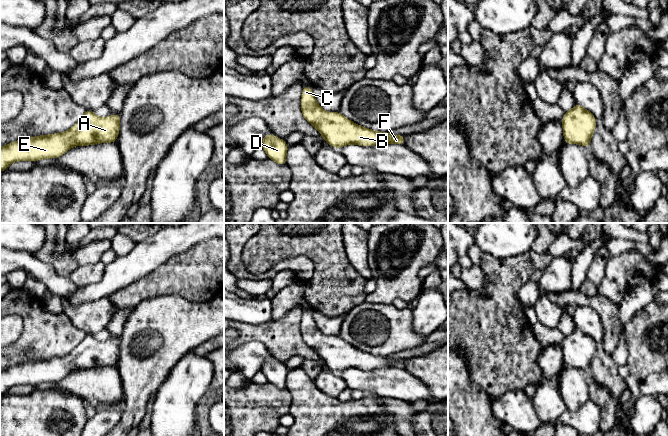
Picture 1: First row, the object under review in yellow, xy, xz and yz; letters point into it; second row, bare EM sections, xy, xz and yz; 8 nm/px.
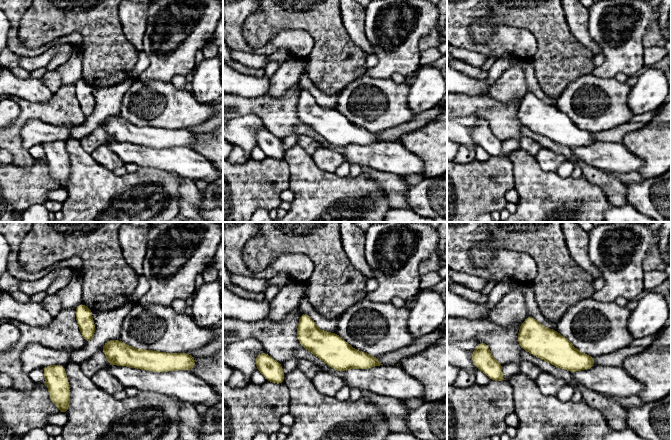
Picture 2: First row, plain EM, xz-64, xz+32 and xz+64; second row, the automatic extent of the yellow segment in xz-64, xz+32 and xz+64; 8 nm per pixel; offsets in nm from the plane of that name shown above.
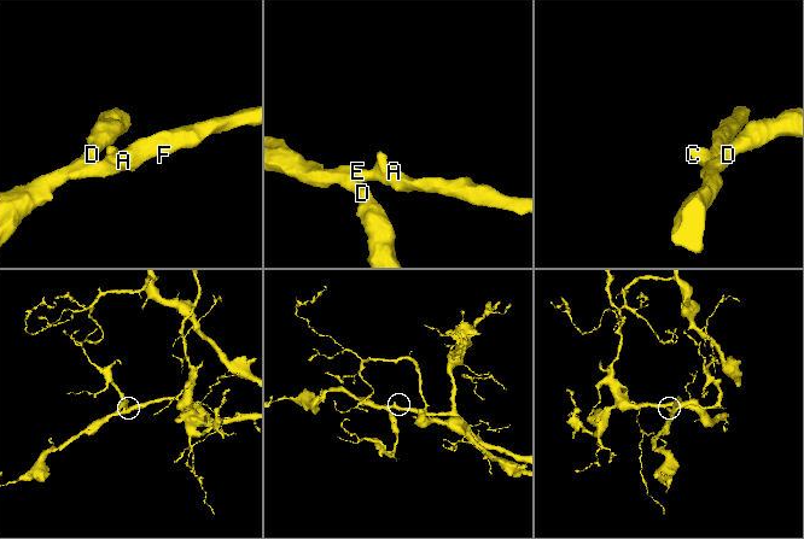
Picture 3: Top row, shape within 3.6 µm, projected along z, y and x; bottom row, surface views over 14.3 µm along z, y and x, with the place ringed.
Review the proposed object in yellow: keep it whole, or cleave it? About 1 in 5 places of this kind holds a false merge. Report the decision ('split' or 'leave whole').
leave whole

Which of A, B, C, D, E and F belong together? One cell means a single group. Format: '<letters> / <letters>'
A B C D E F

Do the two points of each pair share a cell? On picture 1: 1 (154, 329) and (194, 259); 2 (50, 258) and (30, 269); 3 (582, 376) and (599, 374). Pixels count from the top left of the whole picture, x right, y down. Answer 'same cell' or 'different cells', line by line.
1: different cells
2: different cells
3: different cells

